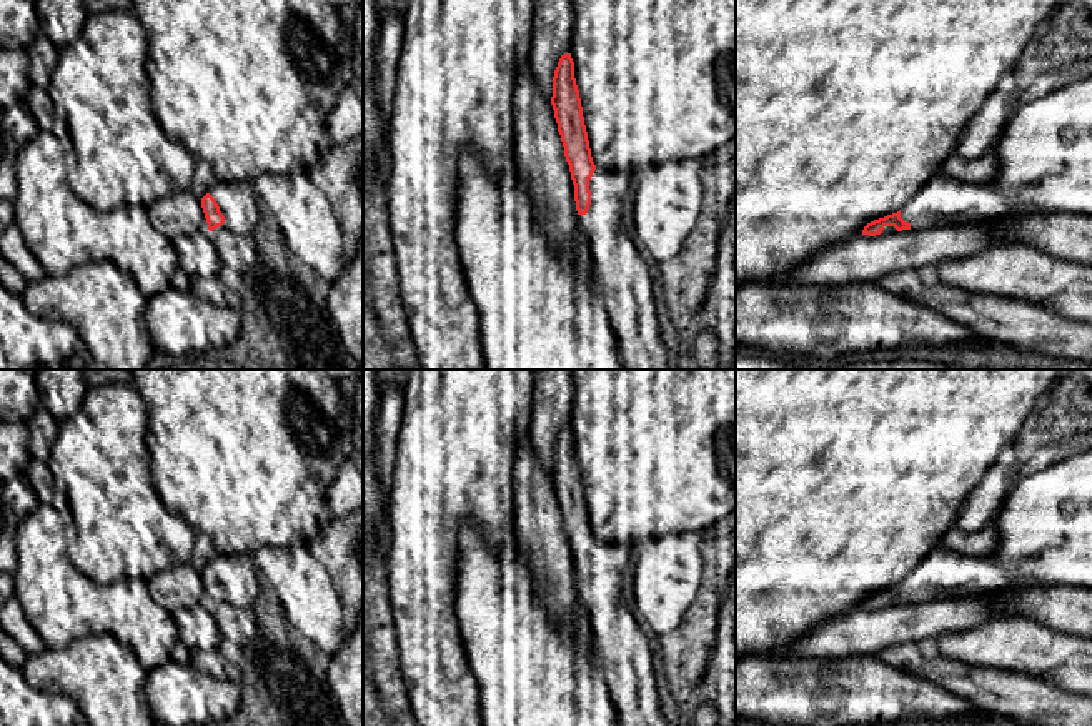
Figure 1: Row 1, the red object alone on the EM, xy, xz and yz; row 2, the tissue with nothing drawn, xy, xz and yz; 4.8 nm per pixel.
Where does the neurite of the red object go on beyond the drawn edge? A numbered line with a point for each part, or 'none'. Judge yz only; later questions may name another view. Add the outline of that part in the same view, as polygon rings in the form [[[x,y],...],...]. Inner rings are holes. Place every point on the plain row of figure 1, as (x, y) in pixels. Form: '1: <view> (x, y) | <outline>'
1: yz (943, 575) | [[[934,546],[901,583],[909,604],[980,598],[1020,586],[1045,586],[1034,576],[1004,571],[989,558],[969,558]]]

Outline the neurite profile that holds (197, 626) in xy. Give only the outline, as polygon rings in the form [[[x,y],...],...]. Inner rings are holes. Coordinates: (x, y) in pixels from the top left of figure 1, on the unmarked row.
[[[198,604],[186,609],[178,609],[175,614],[178,641],[188,649],[218,649],[225,644],[211,604]]]

